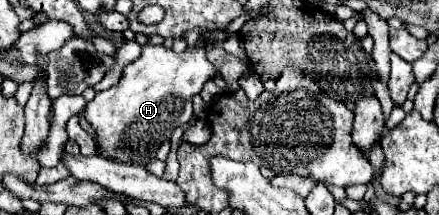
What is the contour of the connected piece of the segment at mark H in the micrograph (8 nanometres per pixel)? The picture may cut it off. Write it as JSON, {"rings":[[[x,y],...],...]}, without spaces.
{"rings":[[[145,45],[141,57],[123,69],[121,81],[115,87],[97,93],[95,99],[85,107],[85,117],[95,129],[95,139],[103,147],[103,157],[127,165],[147,165],[149,161],[153,161],[155,151],[161,143],[169,141],[173,129],[193,119],[193,97],[201,93],[203,85],[217,75],[219,69],[207,59],[205,45],[187,47],[183,53],[175,53],[173,49],[167,49],[163,45]]]}

